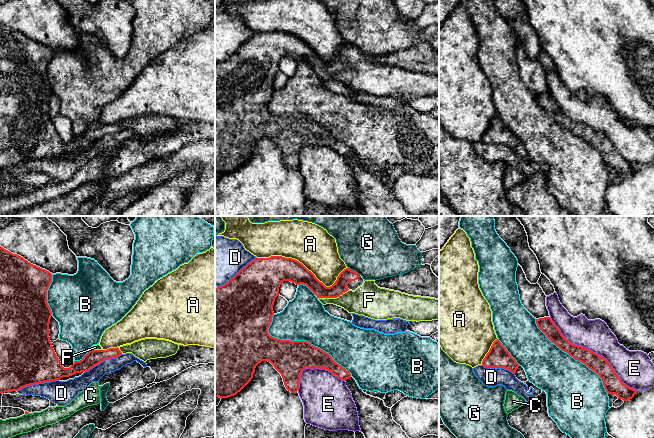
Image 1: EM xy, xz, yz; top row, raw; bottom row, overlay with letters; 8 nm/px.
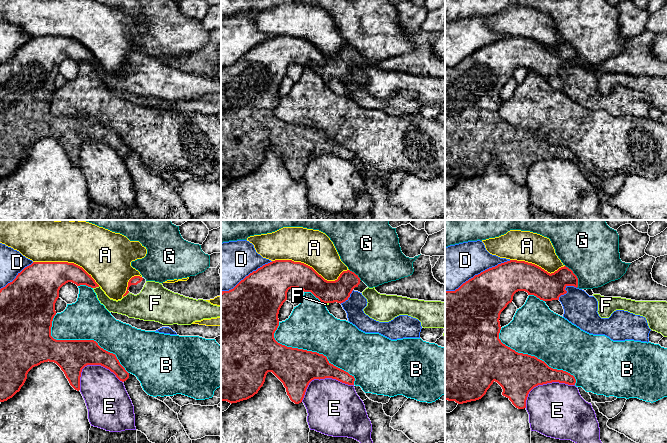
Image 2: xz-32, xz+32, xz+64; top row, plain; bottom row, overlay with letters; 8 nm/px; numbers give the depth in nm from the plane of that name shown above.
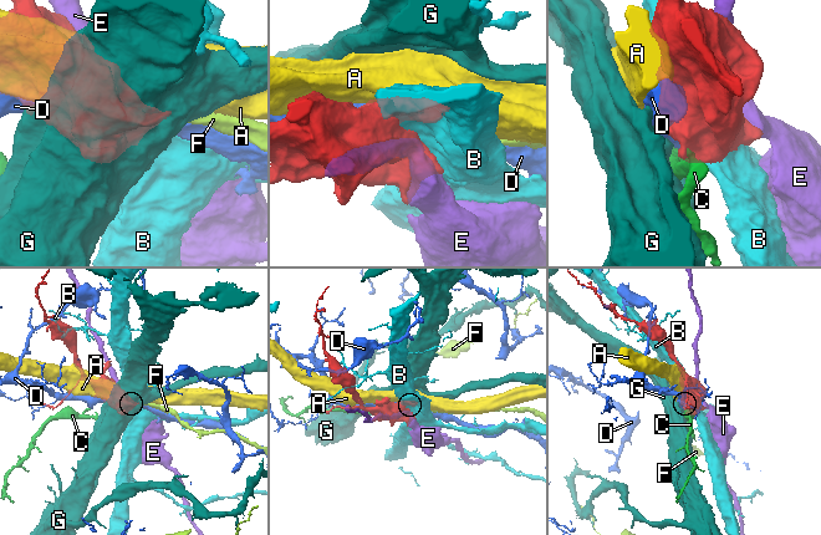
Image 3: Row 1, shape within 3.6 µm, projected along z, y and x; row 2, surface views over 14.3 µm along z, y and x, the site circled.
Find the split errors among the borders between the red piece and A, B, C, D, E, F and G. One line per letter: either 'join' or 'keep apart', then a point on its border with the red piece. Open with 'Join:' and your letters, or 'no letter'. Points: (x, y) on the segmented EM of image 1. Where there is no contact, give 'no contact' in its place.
Join: F
A: keep apart | xz (303, 265)
B: keep apart | xz (301, 341)
C: keep apart | xy (26, 413)
D: keep apart | xy (37, 383)
E: keep apart | yz (593, 352)
F: join | xz (331, 297)
G: keep apart | xz (354, 271)

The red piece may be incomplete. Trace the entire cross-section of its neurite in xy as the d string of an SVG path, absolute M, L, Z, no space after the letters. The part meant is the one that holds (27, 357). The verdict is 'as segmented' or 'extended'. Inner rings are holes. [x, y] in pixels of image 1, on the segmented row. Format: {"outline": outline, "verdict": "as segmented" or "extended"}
{"outline": "M0 246L0 393L18 391L26 386L86 372L104 360L121 354L132 353L146 362L177 353L180 344L157 338L145 338L107 350L97 344L90 348L82 360L74 361L69 368L64 368L49 337L52 312L47 303L47 290L51 282L52 273Z", "verdict": "extended"}

